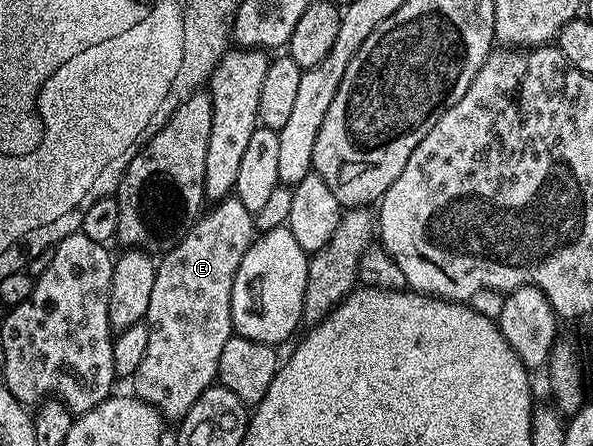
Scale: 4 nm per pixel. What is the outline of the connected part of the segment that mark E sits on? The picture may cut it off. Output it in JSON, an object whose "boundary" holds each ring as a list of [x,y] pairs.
{"boundary":[[[228,196],[214,203],[215,210],[202,215],[187,231],[177,245],[162,255],[155,271],[153,296],[149,296],[149,348],[145,348],[145,360],[137,368],[133,379],[134,393],[142,401],[155,407],[164,419],[181,420],[189,408],[216,381],[219,361],[225,344],[233,337],[231,328],[231,293],[233,276],[256,237],[255,219],[241,204],[241,200]]]}

